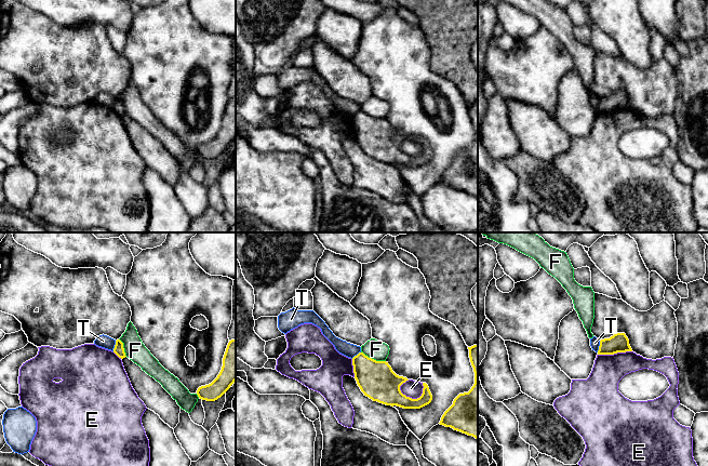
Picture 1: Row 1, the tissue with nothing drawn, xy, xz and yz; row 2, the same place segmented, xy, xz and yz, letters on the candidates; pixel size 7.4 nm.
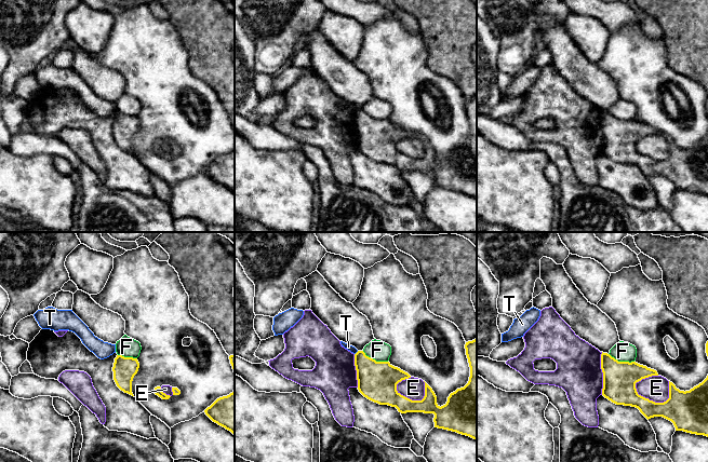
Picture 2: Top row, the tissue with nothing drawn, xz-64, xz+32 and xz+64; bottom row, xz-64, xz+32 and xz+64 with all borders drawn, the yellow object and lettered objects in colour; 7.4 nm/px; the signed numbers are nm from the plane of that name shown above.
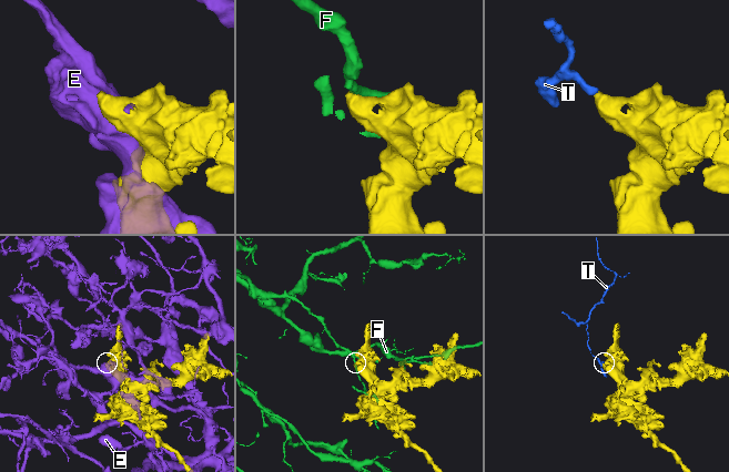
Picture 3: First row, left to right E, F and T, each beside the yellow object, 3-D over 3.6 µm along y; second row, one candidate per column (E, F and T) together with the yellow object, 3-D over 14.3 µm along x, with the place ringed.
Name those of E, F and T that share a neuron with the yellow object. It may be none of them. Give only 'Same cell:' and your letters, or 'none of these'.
Same cell: none of these

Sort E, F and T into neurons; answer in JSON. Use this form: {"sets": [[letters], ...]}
{"sets": [["E"], ["F"], ["T"]]}

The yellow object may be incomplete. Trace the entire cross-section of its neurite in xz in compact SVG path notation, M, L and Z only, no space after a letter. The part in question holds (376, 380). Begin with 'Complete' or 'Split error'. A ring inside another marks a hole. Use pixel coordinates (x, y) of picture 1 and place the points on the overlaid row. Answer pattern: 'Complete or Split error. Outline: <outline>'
Complete. Outline: M359 352L352 358L352 365L358 386L364 396L373 401L403 409L420 409L432 400L426 383L423 383L423 394L419 398L412 399L403 395L400 386L409 380L397 375L386 361L376 361Z

